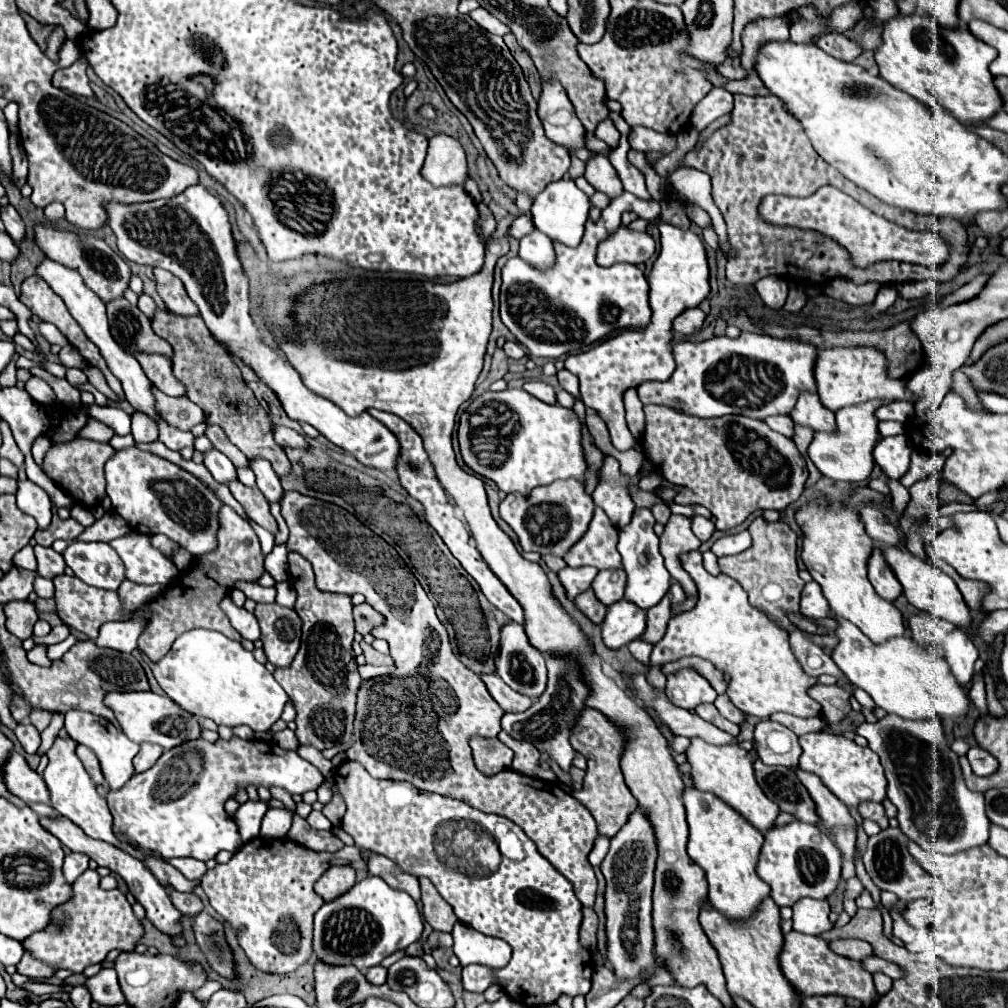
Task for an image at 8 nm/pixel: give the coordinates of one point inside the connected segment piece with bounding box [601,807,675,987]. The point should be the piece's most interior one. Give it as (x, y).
(628, 867)

